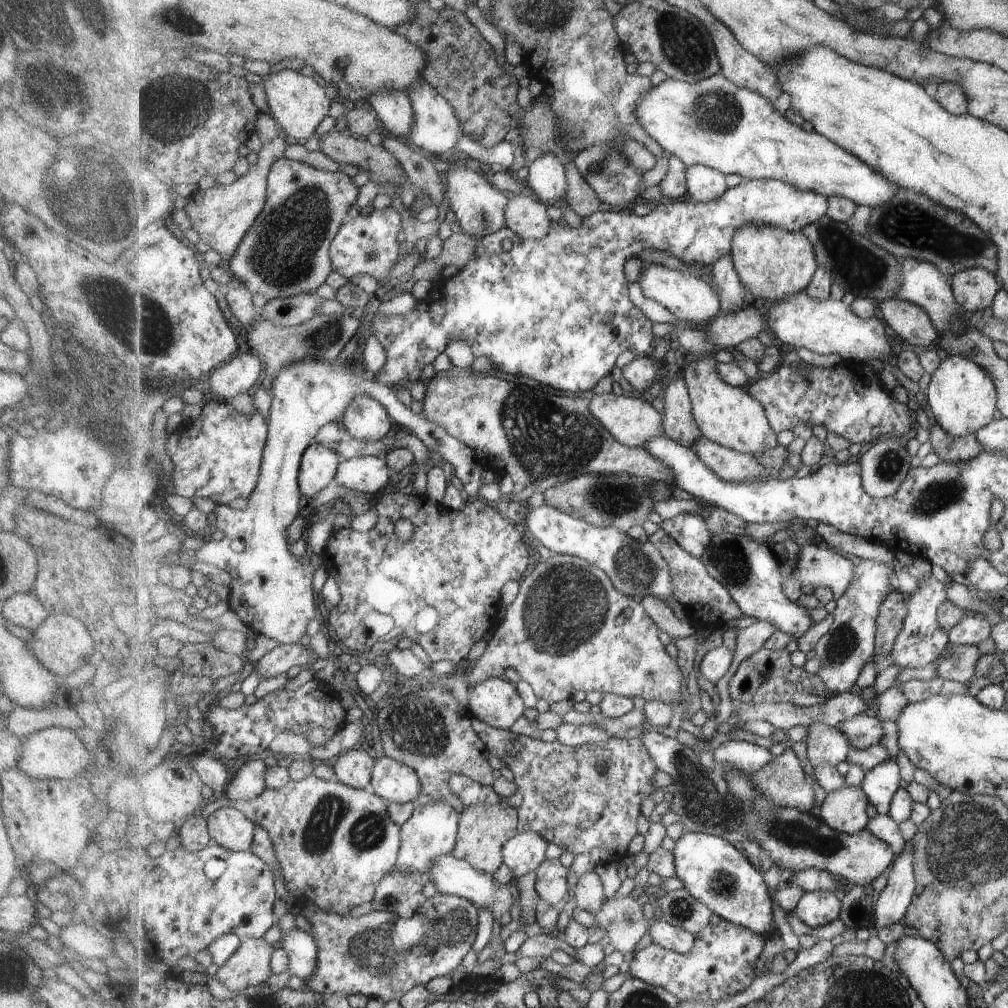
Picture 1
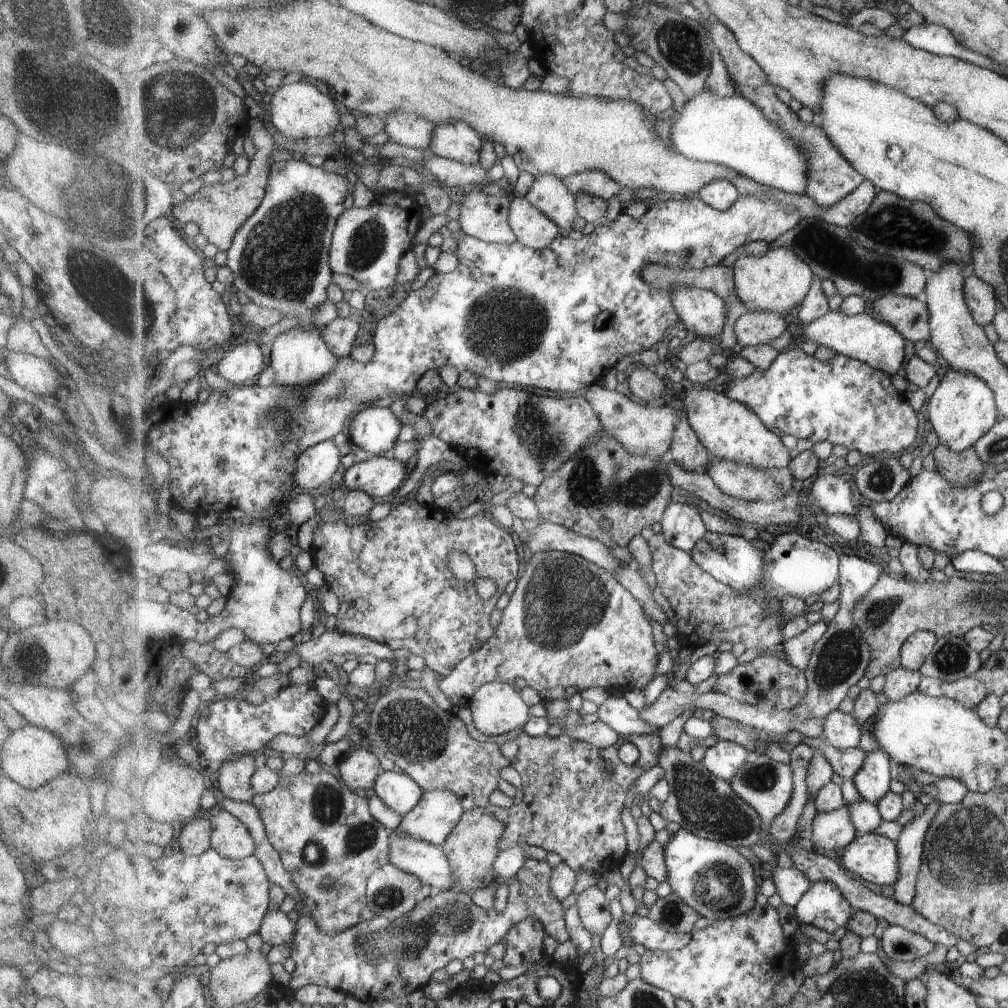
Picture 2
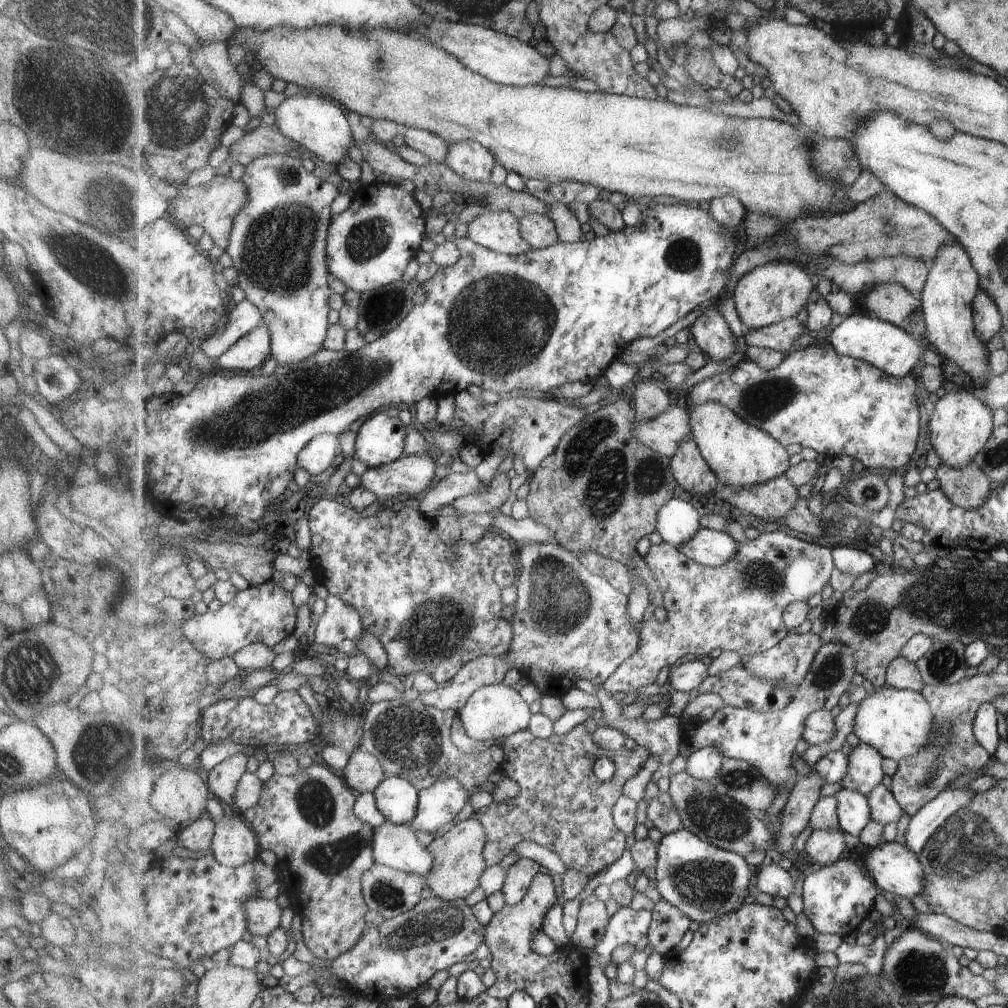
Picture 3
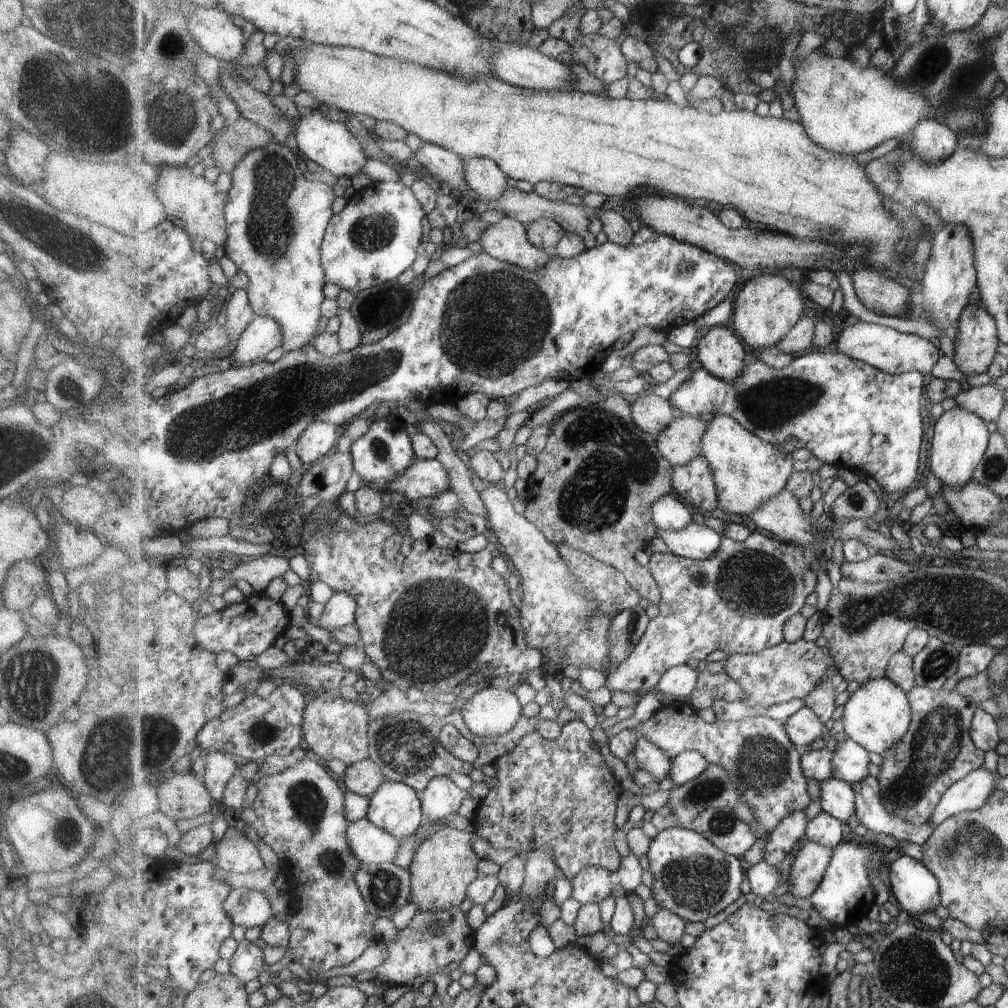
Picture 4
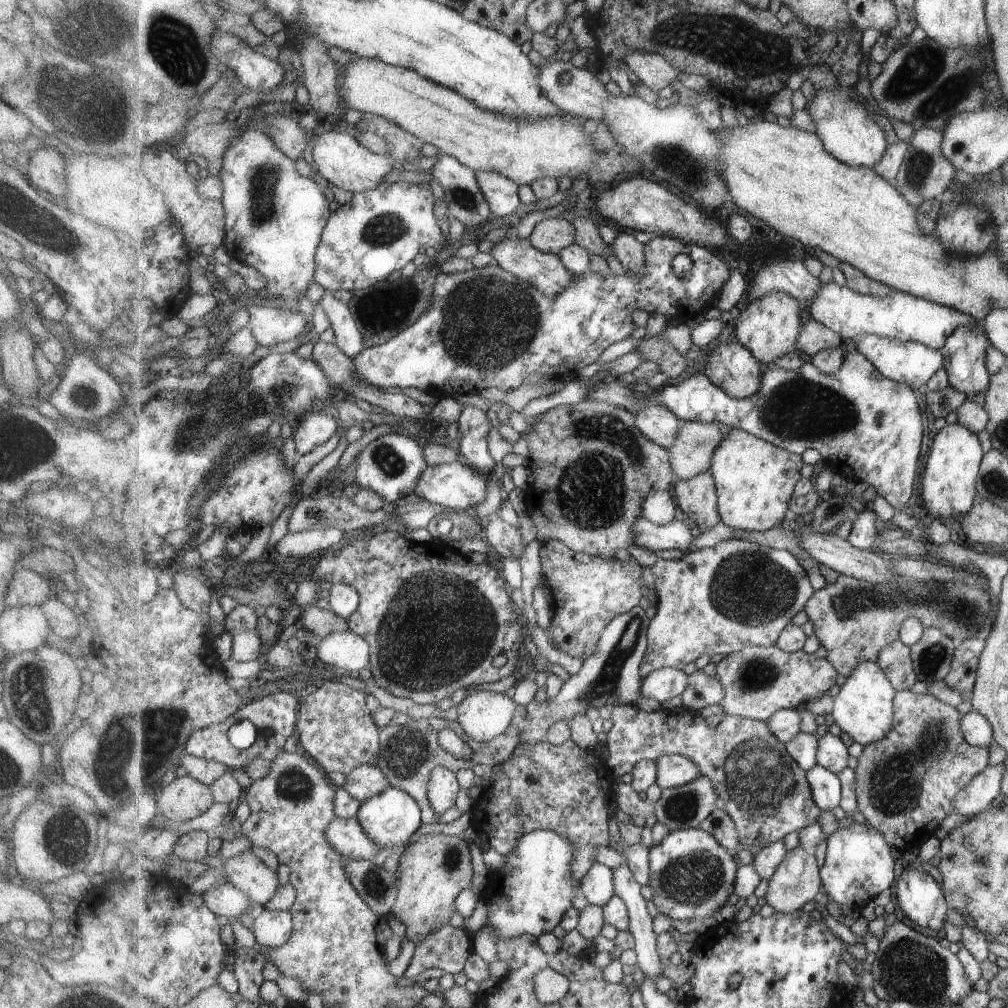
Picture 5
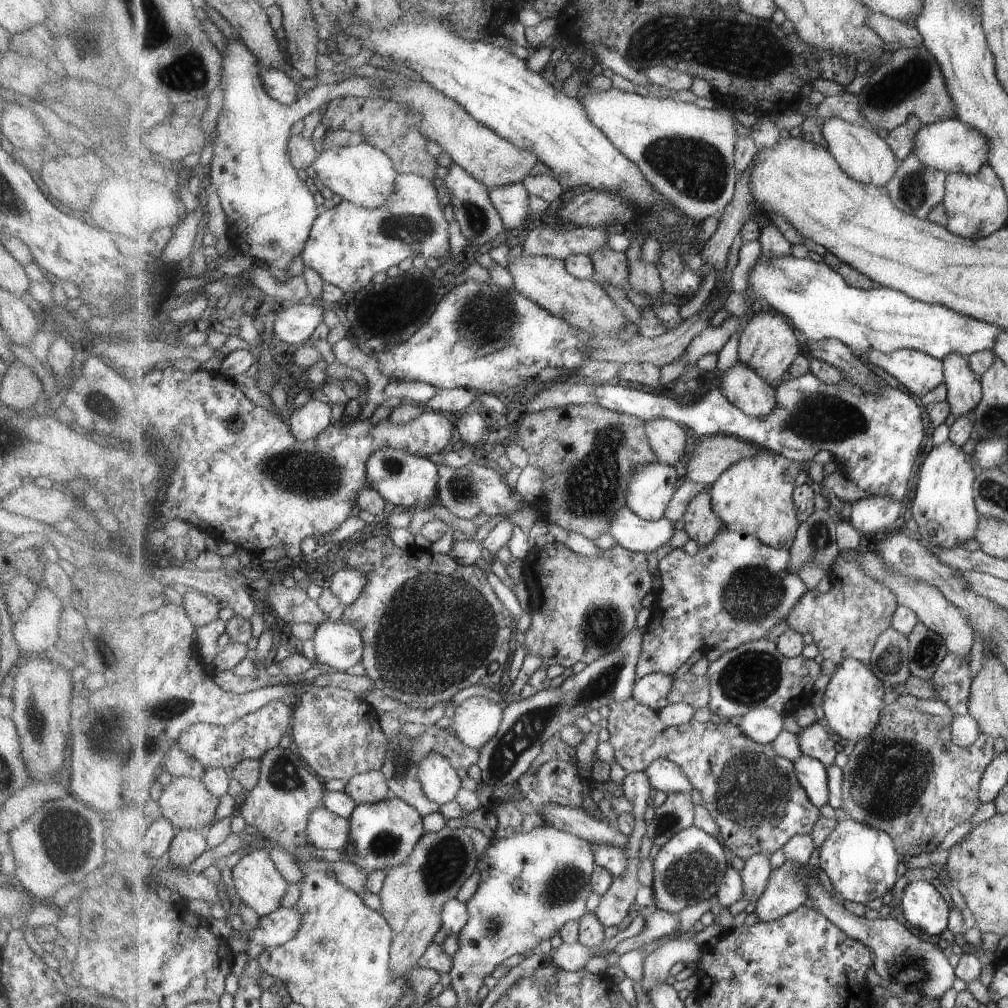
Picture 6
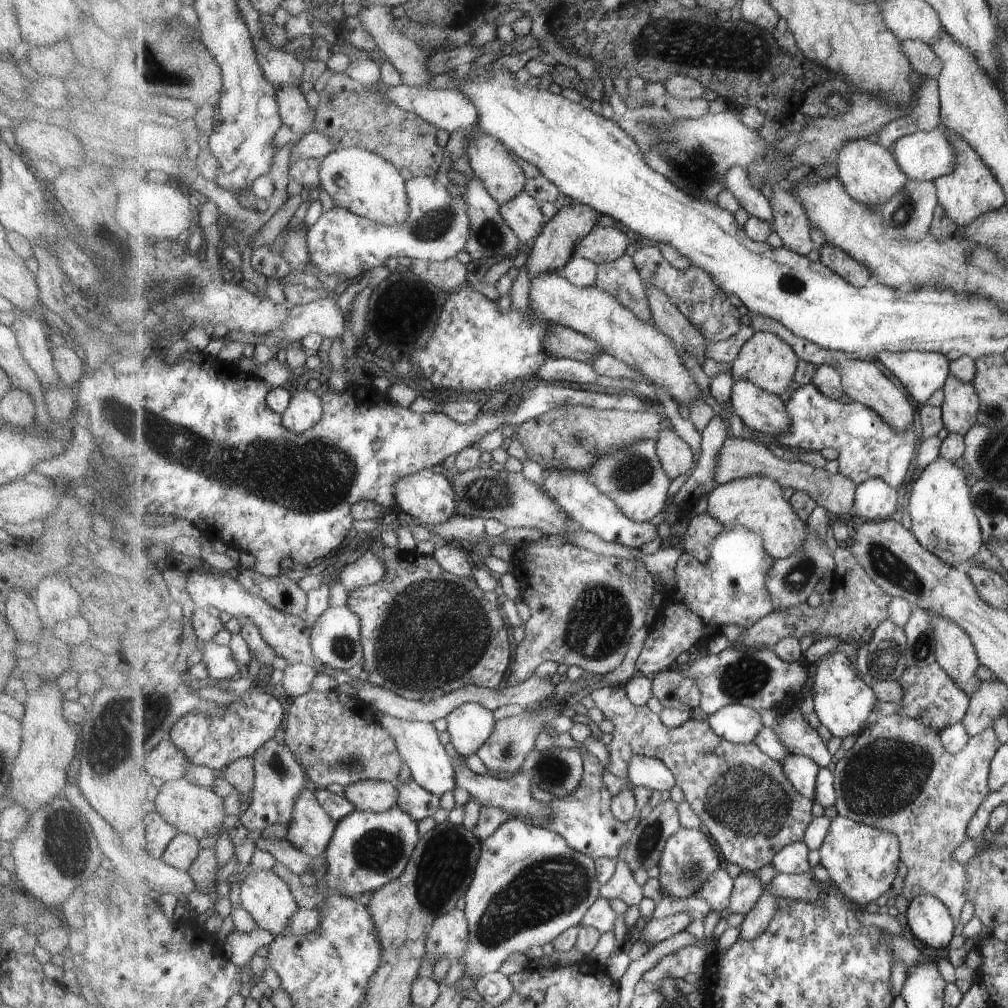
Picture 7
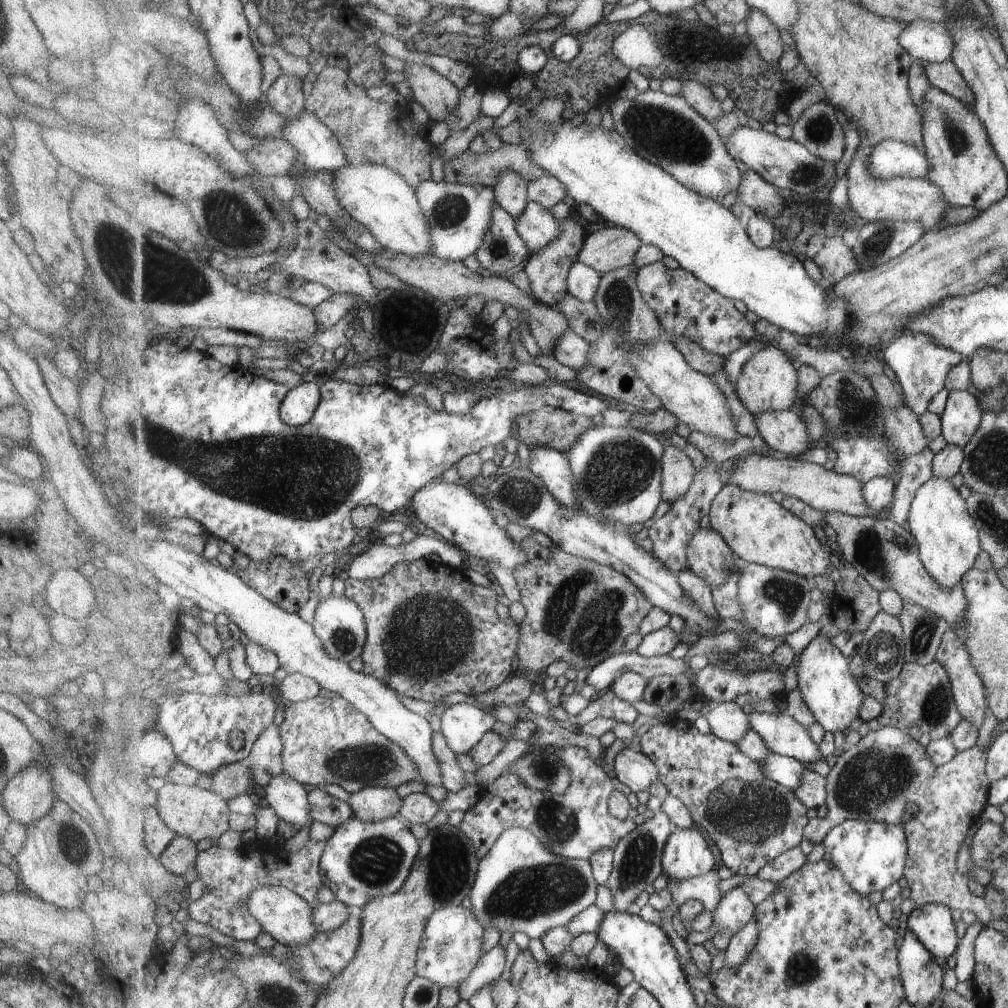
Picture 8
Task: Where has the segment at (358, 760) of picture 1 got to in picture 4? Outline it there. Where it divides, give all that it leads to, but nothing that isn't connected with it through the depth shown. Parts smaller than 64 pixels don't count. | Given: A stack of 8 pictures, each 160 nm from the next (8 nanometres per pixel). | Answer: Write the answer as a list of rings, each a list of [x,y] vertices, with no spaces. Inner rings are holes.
[[[364,759],[349,766],[344,776],[344,784],[349,791],[369,798],[385,781],[385,774],[372,759]]]

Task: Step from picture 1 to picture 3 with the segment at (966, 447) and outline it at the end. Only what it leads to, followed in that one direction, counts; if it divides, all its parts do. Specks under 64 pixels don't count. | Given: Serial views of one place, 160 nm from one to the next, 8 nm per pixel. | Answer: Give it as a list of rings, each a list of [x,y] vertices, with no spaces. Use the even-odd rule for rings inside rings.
[[[941,462],[936,469],[936,480],[939,481],[943,493],[960,508],[975,510],[989,498],[995,483],[990,476],[971,462],[963,468],[953,468]]]

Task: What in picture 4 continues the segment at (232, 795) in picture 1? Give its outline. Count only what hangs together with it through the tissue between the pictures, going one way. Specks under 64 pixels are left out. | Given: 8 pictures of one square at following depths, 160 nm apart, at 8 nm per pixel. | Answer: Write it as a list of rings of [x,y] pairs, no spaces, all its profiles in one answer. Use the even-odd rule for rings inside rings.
[[[223,752],[208,753],[205,758],[204,783],[210,788],[211,796],[215,797],[216,802],[223,802],[225,788],[237,774],[242,761],[233,754]]]

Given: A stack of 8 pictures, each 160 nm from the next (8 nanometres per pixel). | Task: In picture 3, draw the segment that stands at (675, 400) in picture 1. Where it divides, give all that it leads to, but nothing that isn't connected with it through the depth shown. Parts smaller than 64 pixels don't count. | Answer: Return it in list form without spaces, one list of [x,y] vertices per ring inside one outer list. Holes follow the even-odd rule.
[[[692,436],[679,444],[679,451],[671,458],[670,470],[687,492],[704,497],[718,495],[719,478]]]

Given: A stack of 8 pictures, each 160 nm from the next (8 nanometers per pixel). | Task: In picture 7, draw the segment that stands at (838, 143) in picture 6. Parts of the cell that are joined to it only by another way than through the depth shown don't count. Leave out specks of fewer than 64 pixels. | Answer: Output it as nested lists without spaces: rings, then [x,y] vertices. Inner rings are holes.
[[[857,139],[843,145],[838,156],[837,176],[846,191],[860,203],[883,208],[898,192],[901,192],[910,178],[903,172],[890,149],[878,142]]]

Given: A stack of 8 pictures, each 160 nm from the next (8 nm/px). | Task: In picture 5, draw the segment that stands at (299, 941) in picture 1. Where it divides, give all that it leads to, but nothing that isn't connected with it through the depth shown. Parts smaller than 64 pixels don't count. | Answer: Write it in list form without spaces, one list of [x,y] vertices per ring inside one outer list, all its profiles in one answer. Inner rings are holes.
[[[231,882],[210,887],[202,897],[217,916],[226,916],[226,918],[232,916],[234,919],[241,914],[249,913],[253,903],[256,902],[251,900],[247,893],[233,886]]]

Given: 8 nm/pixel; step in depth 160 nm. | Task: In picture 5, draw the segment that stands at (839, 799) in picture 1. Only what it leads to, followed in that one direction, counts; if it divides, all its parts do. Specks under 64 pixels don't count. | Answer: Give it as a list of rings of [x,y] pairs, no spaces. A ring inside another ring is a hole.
[[[797,846],[790,850],[790,856],[783,859],[783,862],[776,868],[775,874],[768,881],[768,890],[765,894],[768,904],[777,913],[790,913],[801,910],[809,900],[819,899],[823,893],[821,870],[817,864],[817,858],[812,851]]]

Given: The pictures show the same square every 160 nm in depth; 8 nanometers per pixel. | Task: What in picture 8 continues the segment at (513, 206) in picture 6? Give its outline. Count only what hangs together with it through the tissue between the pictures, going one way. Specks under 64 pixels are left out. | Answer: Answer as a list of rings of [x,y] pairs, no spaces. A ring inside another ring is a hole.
[[[530,201],[524,213],[516,218],[516,225],[521,238],[534,255],[547,248],[559,236],[562,222],[553,216],[551,209]]]

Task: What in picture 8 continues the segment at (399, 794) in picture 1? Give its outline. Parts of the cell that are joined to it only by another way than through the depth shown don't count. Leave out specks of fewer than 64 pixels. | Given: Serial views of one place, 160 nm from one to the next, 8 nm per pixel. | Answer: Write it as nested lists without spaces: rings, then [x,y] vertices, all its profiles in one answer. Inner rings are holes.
[[[353,816],[335,828],[322,856],[322,873],[336,900],[363,908],[373,899],[393,896],[403,888],[420,851],[419,840],[403,823],[401,817],[370,823]]]

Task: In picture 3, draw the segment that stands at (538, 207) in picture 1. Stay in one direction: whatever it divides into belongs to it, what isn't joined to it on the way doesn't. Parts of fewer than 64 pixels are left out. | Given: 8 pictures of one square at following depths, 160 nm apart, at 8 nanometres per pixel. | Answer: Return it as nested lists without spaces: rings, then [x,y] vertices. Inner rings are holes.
[[[531,212],[519,219],[523,238],[533,249],[549,248],[558,243],[558,229],[547,215]]]

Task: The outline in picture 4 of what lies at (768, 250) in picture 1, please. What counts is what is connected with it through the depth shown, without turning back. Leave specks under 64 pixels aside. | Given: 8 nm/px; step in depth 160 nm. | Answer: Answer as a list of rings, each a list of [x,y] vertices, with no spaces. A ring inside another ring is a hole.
[[[762,274],[749,279],[736,299],[733,331],[750,351],[777,347],[778,342],[802,319],[805,302],[802,290],[782,275]]]

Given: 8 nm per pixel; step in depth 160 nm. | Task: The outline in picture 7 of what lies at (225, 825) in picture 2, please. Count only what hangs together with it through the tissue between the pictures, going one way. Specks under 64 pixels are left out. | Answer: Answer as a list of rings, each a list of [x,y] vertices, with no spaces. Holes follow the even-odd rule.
[[[271,870],[251,872],[243,879],[240,900],[260,928],[285,935],[293,912],[300,910],[287,884]]]

